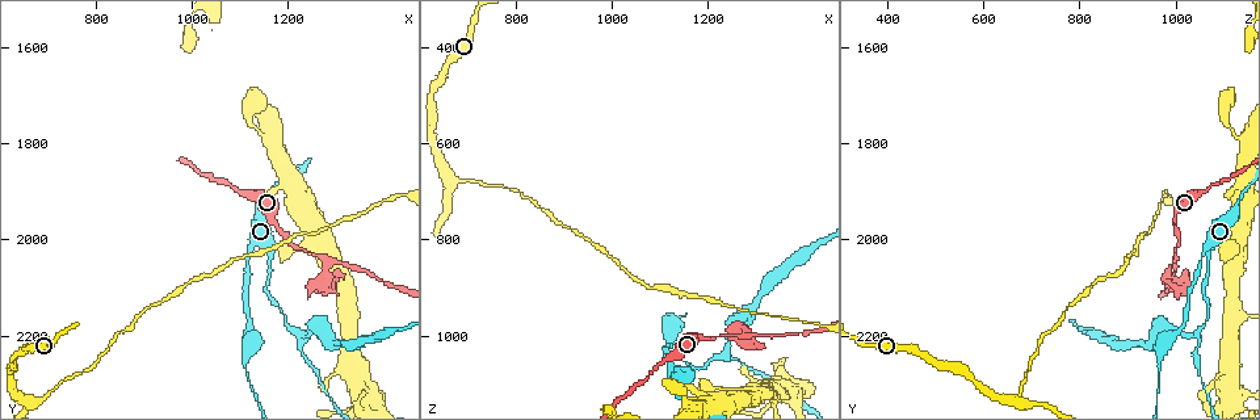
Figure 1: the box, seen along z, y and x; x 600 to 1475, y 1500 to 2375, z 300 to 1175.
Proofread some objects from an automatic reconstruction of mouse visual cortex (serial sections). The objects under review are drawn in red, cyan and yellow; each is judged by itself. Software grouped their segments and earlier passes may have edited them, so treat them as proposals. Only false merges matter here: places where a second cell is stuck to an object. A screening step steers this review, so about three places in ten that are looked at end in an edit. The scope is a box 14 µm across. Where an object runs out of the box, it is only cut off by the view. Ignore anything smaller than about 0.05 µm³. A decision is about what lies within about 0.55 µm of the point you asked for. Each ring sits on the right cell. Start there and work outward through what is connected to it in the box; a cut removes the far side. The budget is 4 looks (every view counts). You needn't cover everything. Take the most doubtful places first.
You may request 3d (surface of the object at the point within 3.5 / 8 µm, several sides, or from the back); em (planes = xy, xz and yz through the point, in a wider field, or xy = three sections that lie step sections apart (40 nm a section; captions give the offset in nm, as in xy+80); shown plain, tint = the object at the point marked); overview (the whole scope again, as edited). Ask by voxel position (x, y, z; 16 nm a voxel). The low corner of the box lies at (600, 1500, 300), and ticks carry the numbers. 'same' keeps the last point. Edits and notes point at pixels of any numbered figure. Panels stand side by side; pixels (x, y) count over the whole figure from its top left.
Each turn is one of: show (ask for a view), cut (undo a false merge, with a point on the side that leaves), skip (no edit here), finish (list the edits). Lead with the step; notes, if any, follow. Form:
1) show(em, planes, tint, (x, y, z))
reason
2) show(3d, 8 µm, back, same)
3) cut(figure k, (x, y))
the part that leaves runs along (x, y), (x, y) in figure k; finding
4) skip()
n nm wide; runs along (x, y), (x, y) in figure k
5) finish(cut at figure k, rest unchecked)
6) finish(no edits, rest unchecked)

show(3d, 8 µm, back, (690, 2325, 675))
thin arm on a thick one

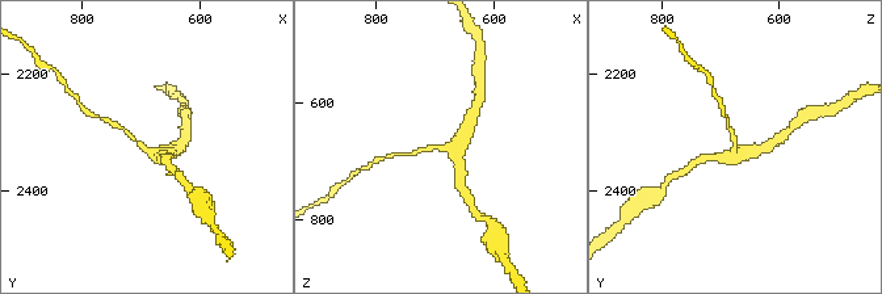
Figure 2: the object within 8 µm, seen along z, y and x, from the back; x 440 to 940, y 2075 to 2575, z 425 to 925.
show(em, xy, step 2, tint, (690, 2325, 675))

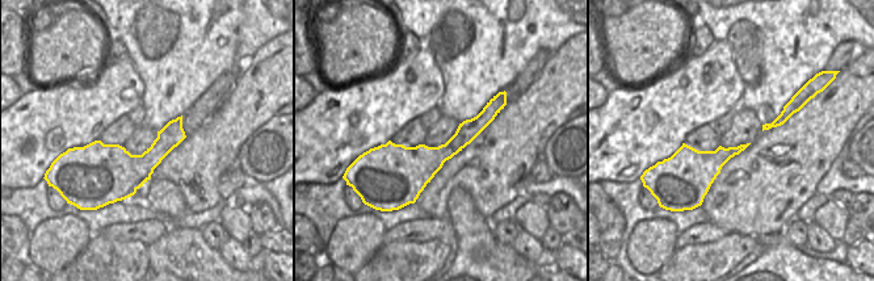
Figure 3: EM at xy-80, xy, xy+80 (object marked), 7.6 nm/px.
skip()
arms of 150, 350, 350 nm; one cell here

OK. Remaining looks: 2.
show(3d, 3.5 µm, (1290, 2040, 1005))
side arm on a straight run

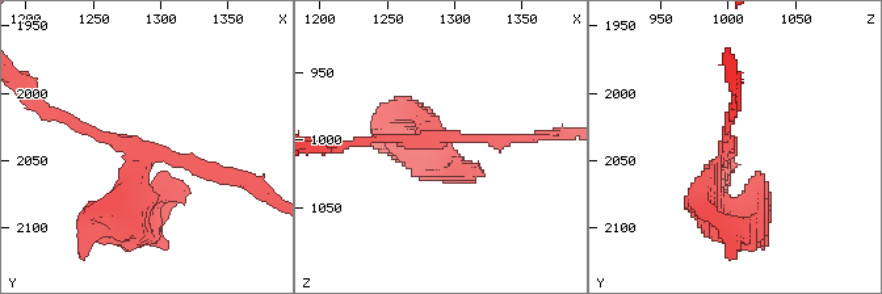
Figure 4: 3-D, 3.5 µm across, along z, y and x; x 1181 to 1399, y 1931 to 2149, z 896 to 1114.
show(em, planes, tint, (1290, 2044, 1000))
3 arms; arms of 150, 150, 250 nm

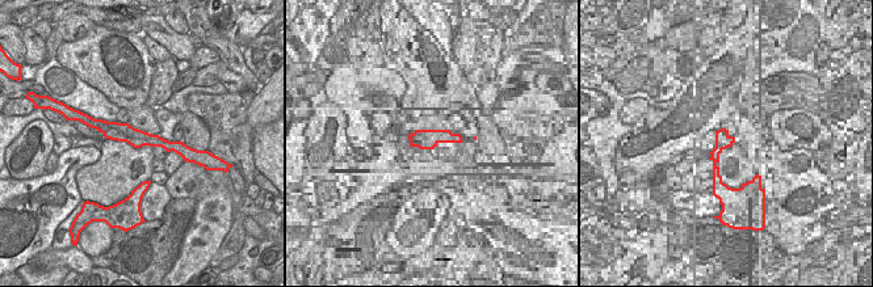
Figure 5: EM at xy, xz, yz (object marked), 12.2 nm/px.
cut(figure 4, (175, 184))
the part that leaves runs along (141, 160), (148, 209) in figure 4; two cells meet here

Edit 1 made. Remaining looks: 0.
finish(cut at figure 4, rest unchecked)

